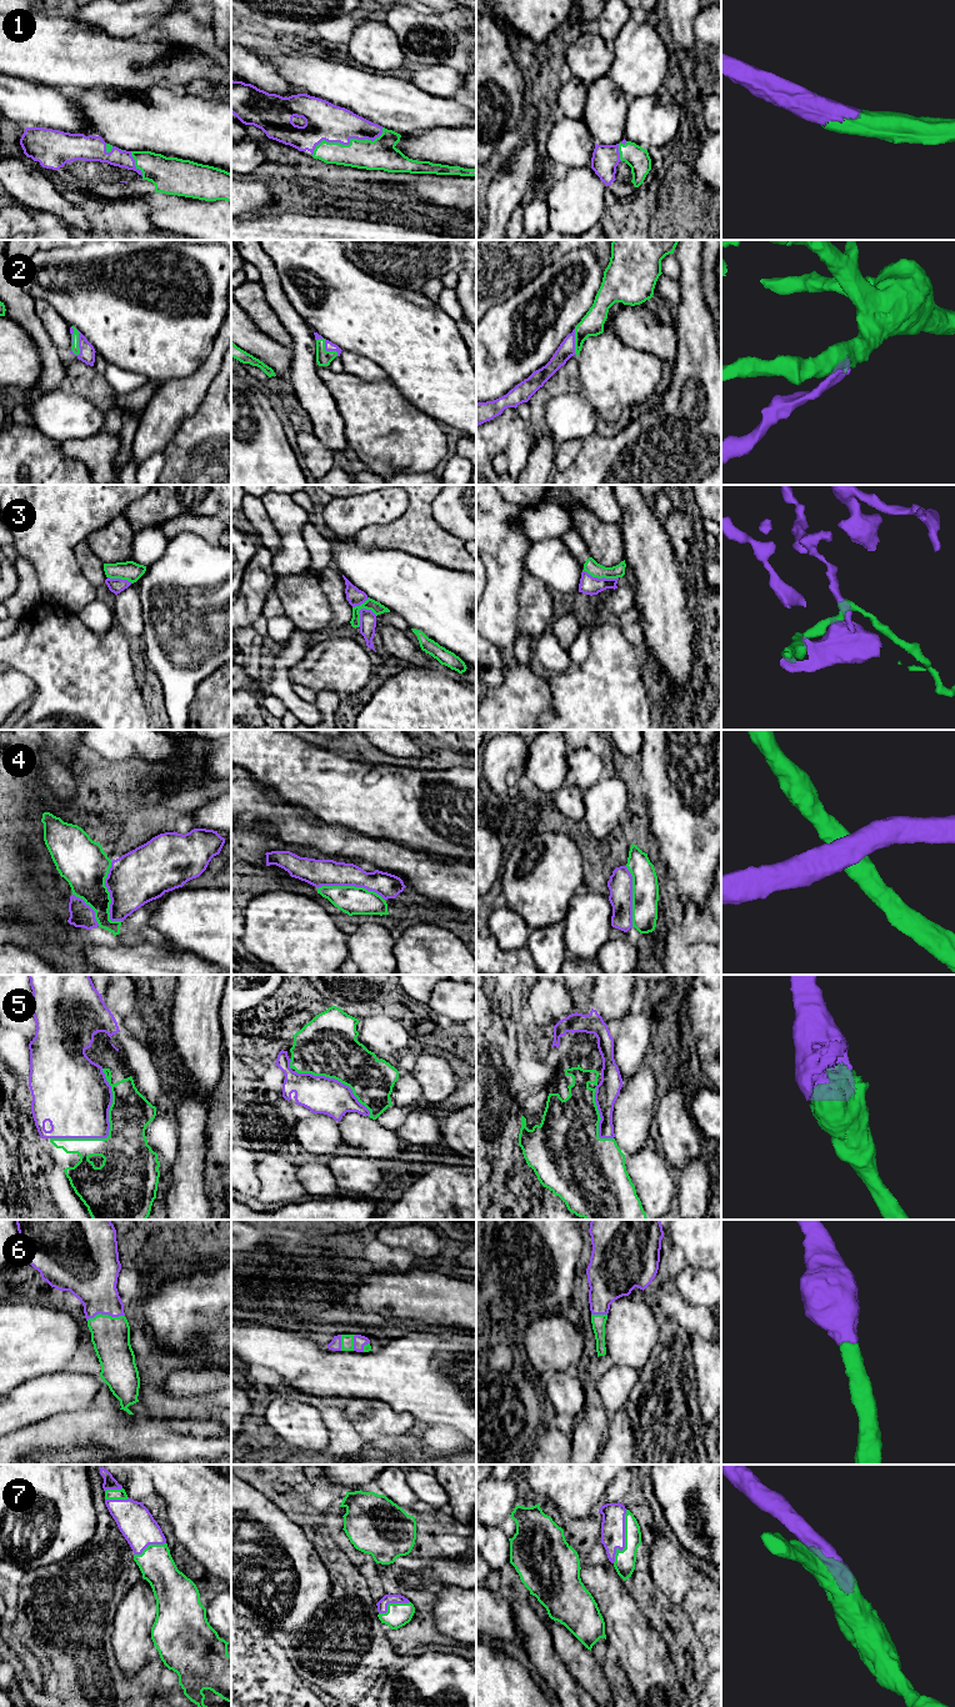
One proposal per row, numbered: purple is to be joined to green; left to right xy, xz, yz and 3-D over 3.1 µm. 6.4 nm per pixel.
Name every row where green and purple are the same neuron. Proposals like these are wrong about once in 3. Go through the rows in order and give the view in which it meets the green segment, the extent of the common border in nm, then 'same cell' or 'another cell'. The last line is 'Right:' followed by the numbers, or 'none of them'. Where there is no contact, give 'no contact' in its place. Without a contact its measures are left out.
1: contact in xz; length 500 nm; same cell
2: contact in xy; length 200 nm; same cell
3: contact in yz; length 240 nm; another cell
4: contact in xy; length 400 nm; another cell
5: contact in xy; length 550 nm; same cell
6: contact in xy; length 260 nm; same cell
7: contact in yz; length 360 nm; same cell
Right: 1, 2, 5, 6, 7

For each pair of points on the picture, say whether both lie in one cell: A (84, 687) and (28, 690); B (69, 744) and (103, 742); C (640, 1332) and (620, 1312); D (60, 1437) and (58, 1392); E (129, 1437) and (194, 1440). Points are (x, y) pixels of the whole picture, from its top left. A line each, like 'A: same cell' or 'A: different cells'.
A: different cells
B: different cells
C: same cell
D: different cells
E: same cell

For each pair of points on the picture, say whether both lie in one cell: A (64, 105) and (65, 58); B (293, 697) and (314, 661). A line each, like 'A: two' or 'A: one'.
A: one
B: two

